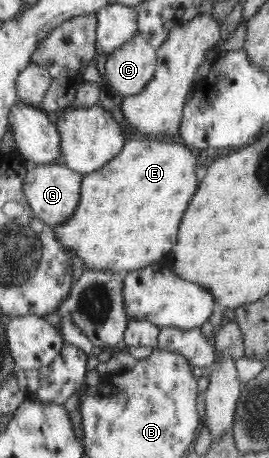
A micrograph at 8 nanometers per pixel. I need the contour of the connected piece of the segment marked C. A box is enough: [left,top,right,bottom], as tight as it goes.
[100,32,157,96]

